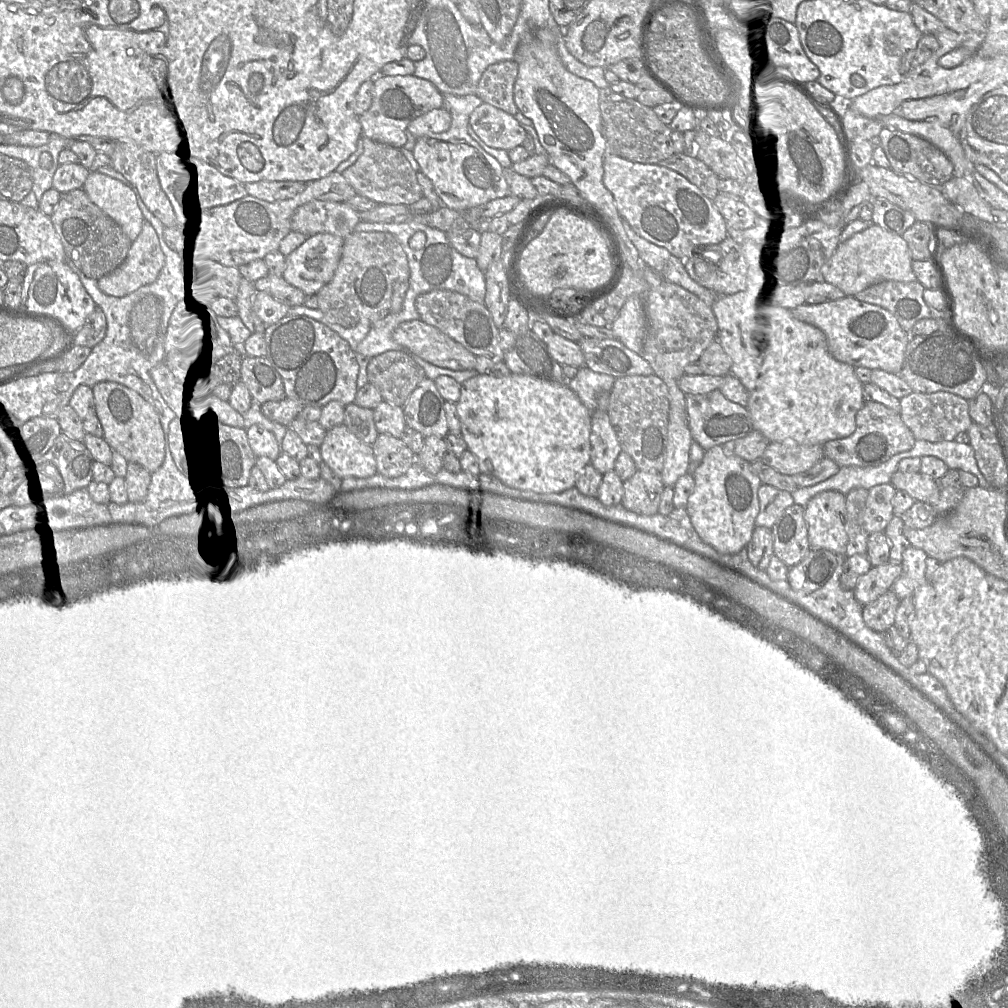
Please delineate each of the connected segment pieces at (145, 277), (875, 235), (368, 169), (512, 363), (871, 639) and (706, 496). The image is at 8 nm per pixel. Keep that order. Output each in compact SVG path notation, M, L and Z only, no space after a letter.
M144 219L142 230L132 241L125 260L111 273L98 279L98 287L103 293L121 298L156 281L165 264L165 255L161 250L157 234L152 225Z
M876 224L840 242L837 249L821 269L822 277L845 293L855 296L858 292L876 283L894 280L917 281L912 270L912 261L907 242L901 235L890 233Z
M362 137L362 141L363 153L353 165L342 173L358 195L364 196L378 205L403 204L406 206L410 206L424 197L416 178L416 172L400 149L367 137Z
M504 327L498 329L503 361L513 374L568 385L569 380L564 376L562 365L532 329L520 332Z
M838 554L838 565L830 580L820 589L811 594L806 594L796 590L790 591L783 597L791 600L798 606L805 609L817 619L831 626L839 633L844 635L850 641L860 646L862 649L881 660L896 672L901 674L910 674L910 668L903 666L896 655L894 655L886 645L884 634L870 629L863 619L863 606L856 600L854 590L843 589L840 583L840 577L843 573L843 566L846 560L845 555Z
M722 445L705 451L693 479L694 490L686 510L700 538L719 553L732 555L740 552L751 540L756 527L761 480L751 471L749 462L733 453L726 453Z

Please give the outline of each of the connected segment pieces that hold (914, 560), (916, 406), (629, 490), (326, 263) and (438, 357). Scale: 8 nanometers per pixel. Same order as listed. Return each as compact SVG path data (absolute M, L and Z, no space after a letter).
M912 545L903 551L902 572L891 588L900 600L912 596L914 590L927 581L925 576L927 557L922 549Z
M913 391L900 399L900 416L916 440L929 442L953 441L972 424L968 400L950 392L921 393Z
M637 470L624 483L623 506L640 515L659 513L659 504L665 485L660 473Z
M329 233L307 238L285 257L284 280L308 297L317 295L333 278L341 259L344 239Z
M421 320L405 321L392 334L393 340L411 356L453 371L473 370L476 356L437 328Z

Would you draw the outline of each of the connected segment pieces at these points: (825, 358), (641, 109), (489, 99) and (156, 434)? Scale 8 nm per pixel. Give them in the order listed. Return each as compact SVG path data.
M757 239L746 240L741 245L747 261L747 286L745 290L735 294L717 297L711 307L718 324L717 340L731 359L730 373L736 376L748 391L746 409L749 411L753 429L762 433L770 442L793 440L803 445L823 445L829 440L850 436L856 429L856 414L865 403L863 384L857 378L855 368L832 357L828 351L826 337L820 329L797 320L793 317L792 311L782 308L775 302L773 299L774 287L770 284L765 273L764 263L757 247Z
M611 87L599 90L599 107L607 154L616 154L638 163L658 164L675 153L672 130L658 118L653 108L641 104L637 99L615 93Z
M515 60L491 64L483 72L475 94L483 102L514 116L519 112L514 101L514 84L517 75L518 63Z
M100 382L92 387L95 414L102 428L103 438L113 452L121 454L128 463L136 463L150 473L157 471L165 459L165 435L155 409L136 391L116 382Z

